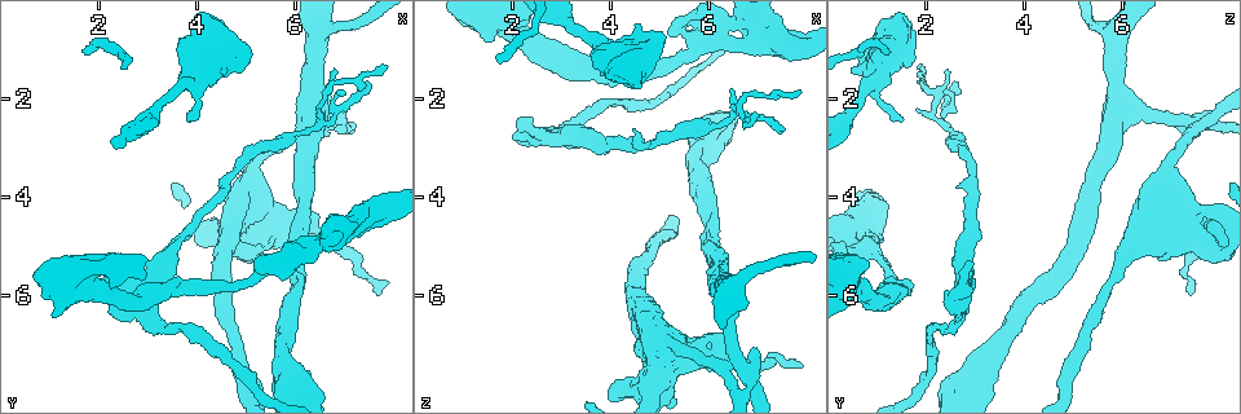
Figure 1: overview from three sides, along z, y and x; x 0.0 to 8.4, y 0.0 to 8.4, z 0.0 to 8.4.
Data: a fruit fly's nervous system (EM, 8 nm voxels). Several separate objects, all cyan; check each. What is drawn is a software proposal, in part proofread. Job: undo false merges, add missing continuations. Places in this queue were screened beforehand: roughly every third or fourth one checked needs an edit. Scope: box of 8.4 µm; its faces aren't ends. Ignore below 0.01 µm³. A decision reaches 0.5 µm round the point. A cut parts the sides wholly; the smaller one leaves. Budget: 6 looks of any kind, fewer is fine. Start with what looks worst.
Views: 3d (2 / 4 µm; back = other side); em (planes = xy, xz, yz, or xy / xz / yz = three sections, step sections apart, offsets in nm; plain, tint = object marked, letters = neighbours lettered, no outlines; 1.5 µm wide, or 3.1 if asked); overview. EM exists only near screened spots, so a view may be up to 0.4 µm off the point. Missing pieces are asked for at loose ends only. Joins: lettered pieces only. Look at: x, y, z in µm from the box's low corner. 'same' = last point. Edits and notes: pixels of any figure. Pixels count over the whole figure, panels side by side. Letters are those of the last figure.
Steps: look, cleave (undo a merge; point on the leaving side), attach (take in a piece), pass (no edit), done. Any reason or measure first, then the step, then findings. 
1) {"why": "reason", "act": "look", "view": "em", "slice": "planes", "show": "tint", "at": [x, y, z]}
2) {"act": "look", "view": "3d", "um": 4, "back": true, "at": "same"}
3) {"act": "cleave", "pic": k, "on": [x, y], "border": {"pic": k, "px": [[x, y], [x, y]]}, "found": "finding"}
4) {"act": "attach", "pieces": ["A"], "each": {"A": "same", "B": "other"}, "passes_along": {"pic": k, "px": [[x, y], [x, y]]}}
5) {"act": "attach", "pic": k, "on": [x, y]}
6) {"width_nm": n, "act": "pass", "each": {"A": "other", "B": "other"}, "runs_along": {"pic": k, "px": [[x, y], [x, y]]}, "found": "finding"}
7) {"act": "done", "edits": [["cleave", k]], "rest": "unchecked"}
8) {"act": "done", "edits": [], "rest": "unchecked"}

{"why": "free end", "act": "look", "view": "em", "slice": "xz", "step": 4, "show": "letters", "at": [3.90, 2.50, 1.50]}

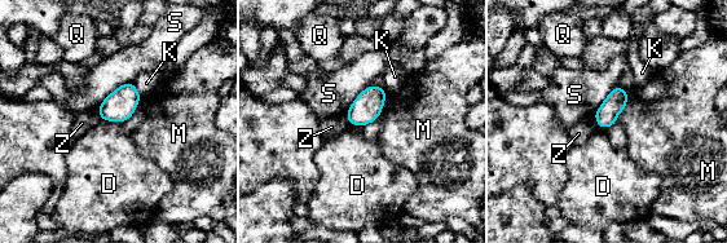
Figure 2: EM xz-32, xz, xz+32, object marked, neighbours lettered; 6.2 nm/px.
{"why": "cut it another way", "act": "look", "view": "em", "slice": "planes", "show": "letters", "at": "same"}

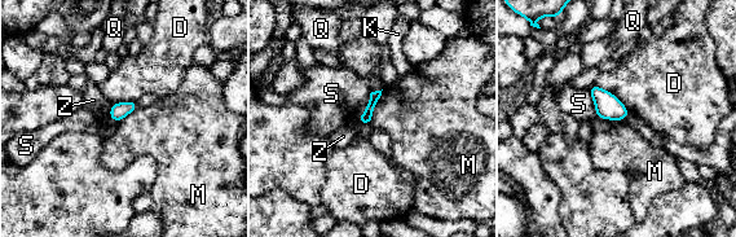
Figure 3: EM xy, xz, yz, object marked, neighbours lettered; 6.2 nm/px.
{"act": "pass", "each": {"D": "other", "K": "other", "M": "other", "Q": "other", "S": "other", "Z": "other"}, "border": {"pic": 3, "px": [[383, 90], [370, 123]]}, "found": "none of them fits"}

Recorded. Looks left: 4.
{"why": "four-way junction", "act": "look", "view": "em", "slice": "yz", "step": 4, "show": "tint", "at": [5.75, 5.15, 0.95]}

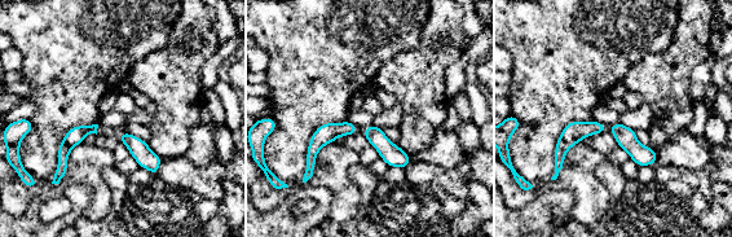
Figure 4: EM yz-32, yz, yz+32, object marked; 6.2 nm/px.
{"act": "look", "view": "em", "slice": "xz", "step": 8, "show": "letters", "at": "same"}

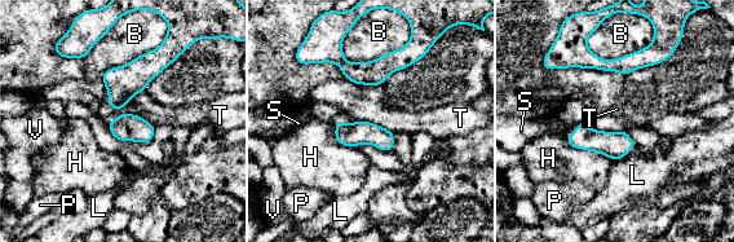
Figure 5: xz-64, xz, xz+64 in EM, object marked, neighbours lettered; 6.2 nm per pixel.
{"width_nm": 170, "longest_contact_nm": ["B", 480], "act": "pass", "each": {"B": "other", "H": "other", "L": "other", "P": "other", "S": "other", "T": "other", "V": "other"}, "found": "all the same cell"}

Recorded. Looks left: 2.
{"why": "free end", "act": "look", "view": "em", "slice": "xy", "step": 8, "show": "letters", "at": [7.85, 1.45, 1.85]}

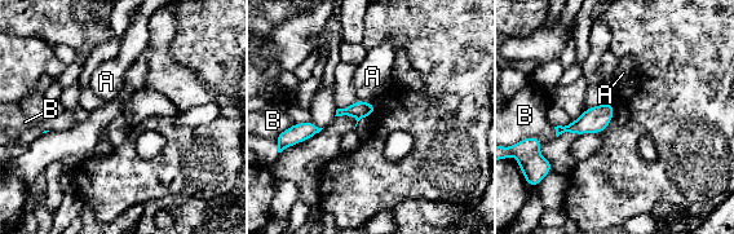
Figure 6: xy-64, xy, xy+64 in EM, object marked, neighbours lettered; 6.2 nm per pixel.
{"act": "look", "view": "em", "slice": "planes", "show": "letters", "at": "same"}

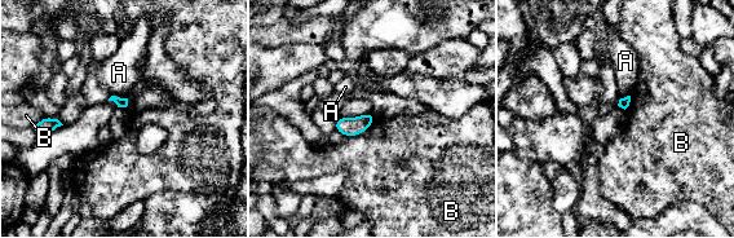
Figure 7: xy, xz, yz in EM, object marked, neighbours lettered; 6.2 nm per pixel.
{"act": "pass", "each": {"A": "other", "B": "other"}, "border": {"pic": 7, "px": [[376, 117], [365, 131], [346, 137]]}, "found": "none of them fits"}

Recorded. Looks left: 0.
{"act": "done", "edits": [], "rest": "unchecked"}

